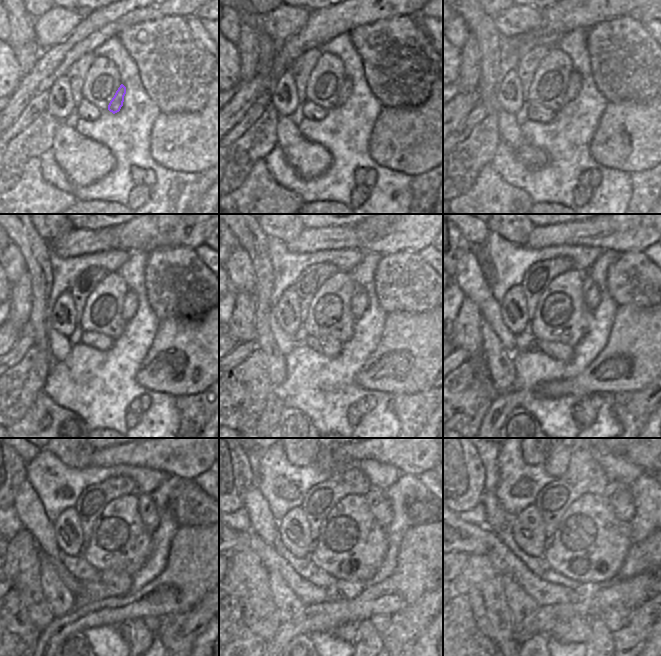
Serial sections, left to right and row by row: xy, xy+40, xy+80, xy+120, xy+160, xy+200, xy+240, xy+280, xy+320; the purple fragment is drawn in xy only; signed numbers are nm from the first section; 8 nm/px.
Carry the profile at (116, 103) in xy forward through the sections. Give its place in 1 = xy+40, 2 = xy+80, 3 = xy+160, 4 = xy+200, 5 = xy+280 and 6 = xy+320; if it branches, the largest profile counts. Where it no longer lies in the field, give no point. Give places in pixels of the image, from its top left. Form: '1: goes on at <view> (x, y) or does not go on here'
1: goes on at xy+40 (347, 88)
2: goes on at xy+80 (575, 82)
3: goes on at xy+160 (359, 303)
4: goes on at xy+200 (591, 292)
5: goes on at xy+280 (409, 489)
6: goes on at xy+320 (622, 501)

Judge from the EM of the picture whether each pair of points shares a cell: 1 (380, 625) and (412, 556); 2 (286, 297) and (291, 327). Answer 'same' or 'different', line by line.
1: different
2: same

